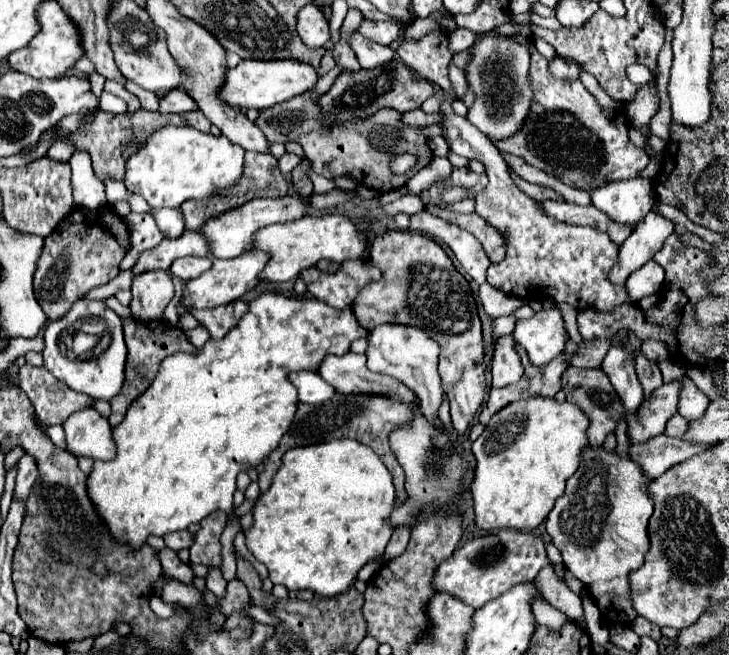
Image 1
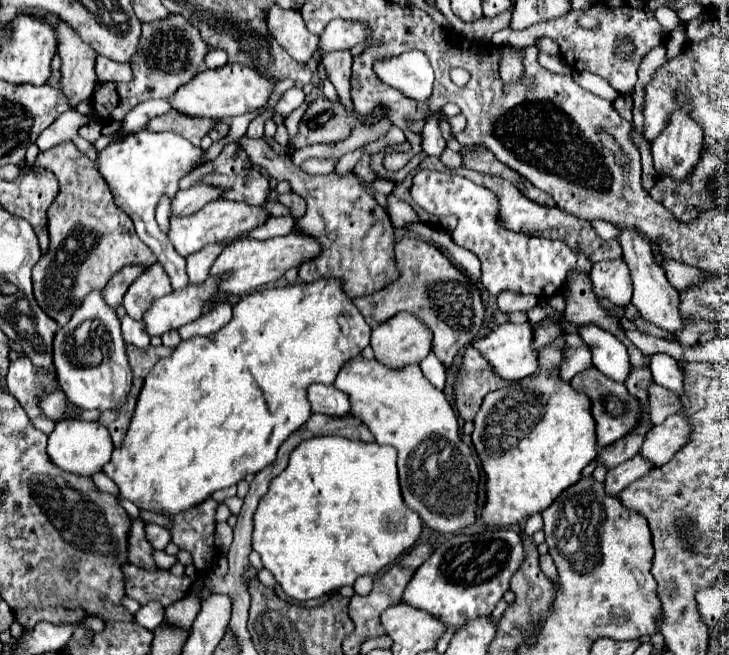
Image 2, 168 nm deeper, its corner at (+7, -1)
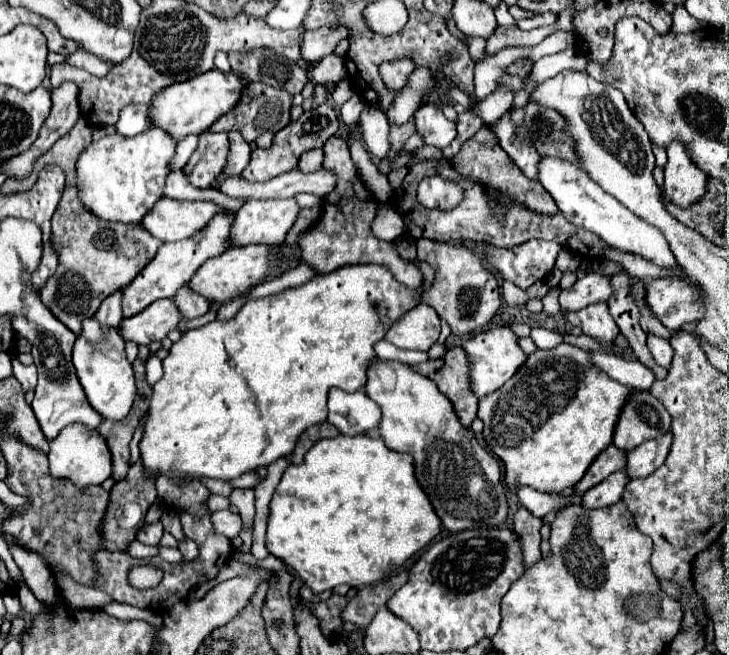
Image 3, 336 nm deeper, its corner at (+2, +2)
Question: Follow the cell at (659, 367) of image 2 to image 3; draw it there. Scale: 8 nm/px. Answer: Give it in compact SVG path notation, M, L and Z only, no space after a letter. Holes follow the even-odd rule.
M649 335L647 337L647 347L655 359L655 363L659 363L661 367L669 369L671 367L671 357L673 357L673 349L669 345L667 339L659 337L659 335Z

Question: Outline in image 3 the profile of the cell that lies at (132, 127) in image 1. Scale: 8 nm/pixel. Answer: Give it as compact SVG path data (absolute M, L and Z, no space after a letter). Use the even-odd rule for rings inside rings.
M249 83L245 87L245 95L241 97L241 101L229 113L221 115L221 119L211 127L211 131L235 131L235 129L239 129L245 135L247 143L253 143L265 131L277 133L289 123L291 103L293 103L293 95L285 93L285 89L273 89L269 85Z

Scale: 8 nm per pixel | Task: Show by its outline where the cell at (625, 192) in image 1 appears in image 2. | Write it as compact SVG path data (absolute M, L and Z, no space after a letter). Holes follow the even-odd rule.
M618 228L618 242L622 246L624 252L624 260L630 266L630 274L632 274L632 282L634 282L634 296L632 296L632 304L638 308L640 316L662 328L668 332L678 332L682 330L682 316L680 316L680 298L678 298L678 290L666 280L664 270L660 270L654 264L652 252L650 252L650 242L644 240L644 236L640 236L640 232L636 232L636 228Z

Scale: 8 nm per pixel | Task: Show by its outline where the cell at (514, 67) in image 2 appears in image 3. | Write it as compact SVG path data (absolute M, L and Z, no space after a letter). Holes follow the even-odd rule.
M497 89L475 105L475 115L479 115L479 119L485 123L495 123L497 119L501 119L501 115L505 115L511 109L511 103L513 93L507 89Z

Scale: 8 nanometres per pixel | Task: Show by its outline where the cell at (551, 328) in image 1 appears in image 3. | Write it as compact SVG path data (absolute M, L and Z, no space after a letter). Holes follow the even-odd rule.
M491 327L483 333L477 333L475 337L467 339L461 345L469 359L469 389L475 393L475 397L487 397L489 393L497 391L507 379L513 377L513 373L525 363L527 355L517 345L517 335L507 327Z

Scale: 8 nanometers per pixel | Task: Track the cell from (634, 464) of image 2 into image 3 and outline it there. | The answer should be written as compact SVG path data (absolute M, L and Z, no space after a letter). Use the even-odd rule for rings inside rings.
M617 471L617 473L609 475L605 481L591 487L589 491L585 491L585 495L581 497L581 507L601 509L601 507L609 507L609 505L617 503L621 499L621 493L623 493L627 481L629 479L627 479L625 471Z

